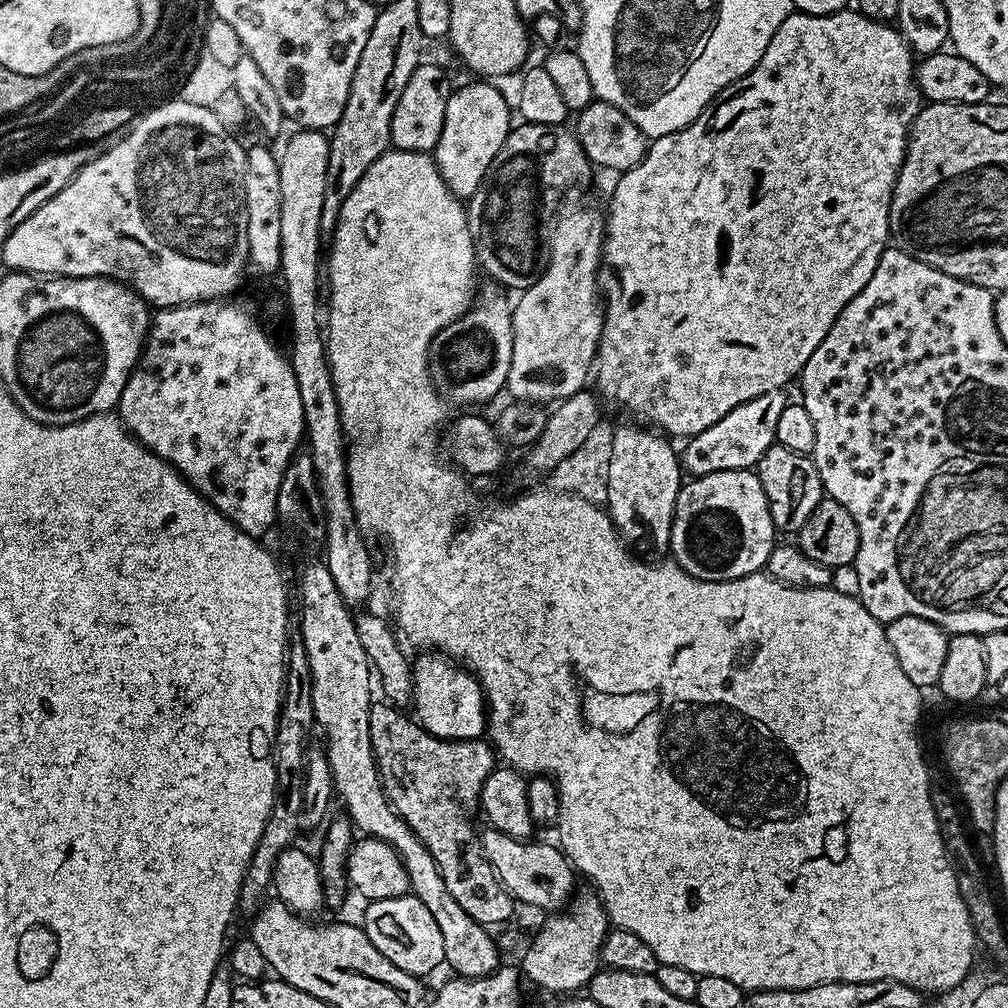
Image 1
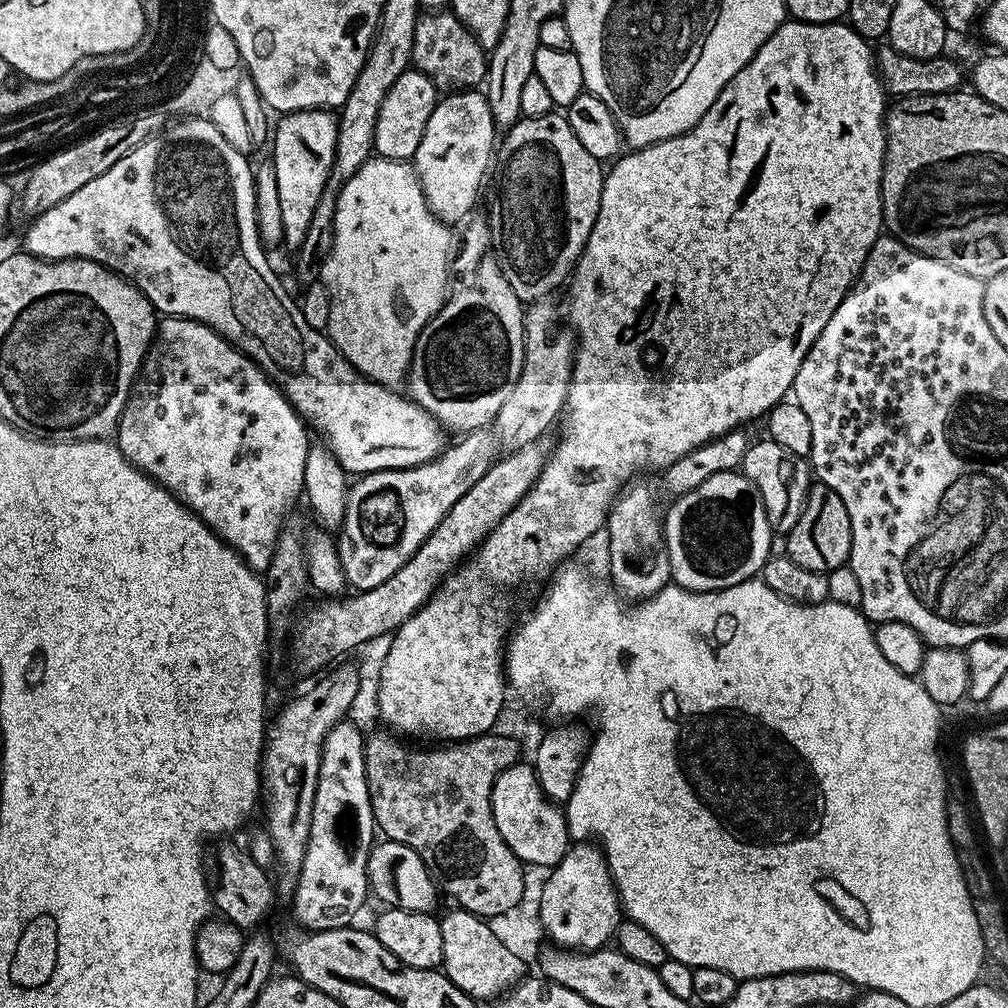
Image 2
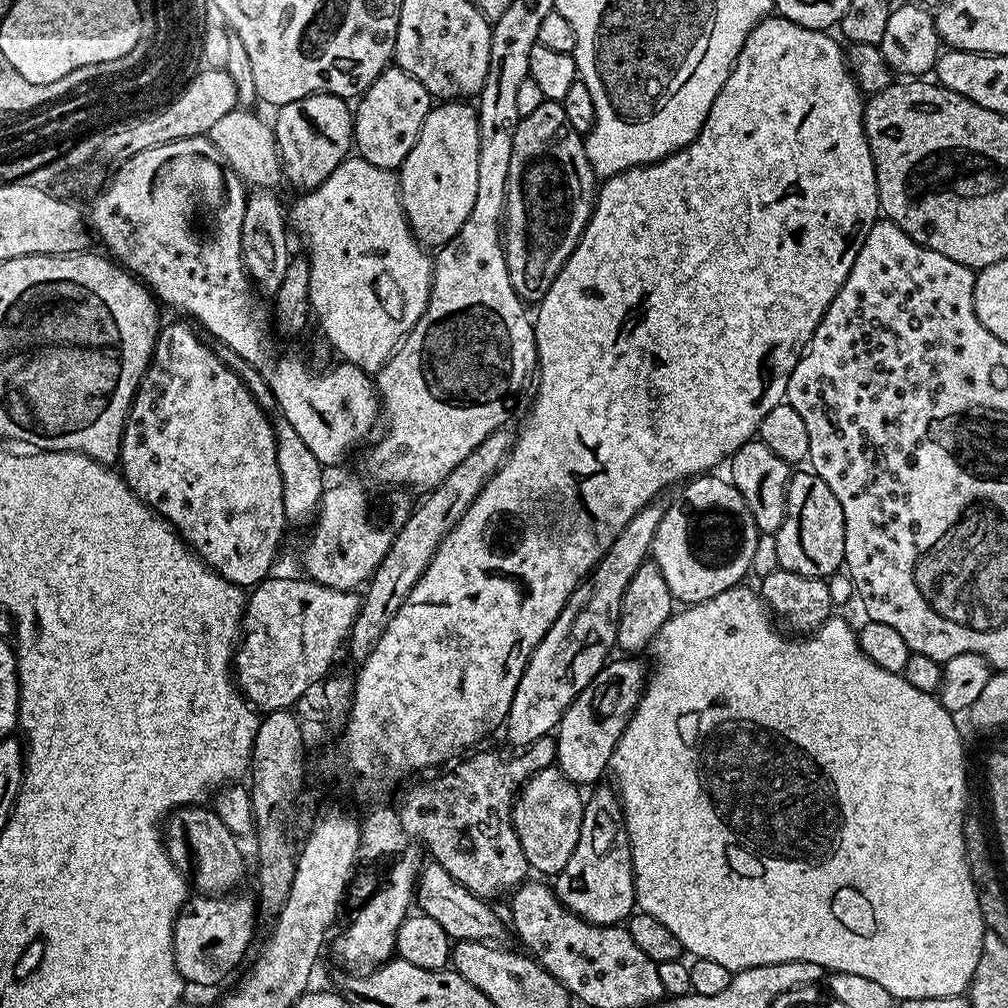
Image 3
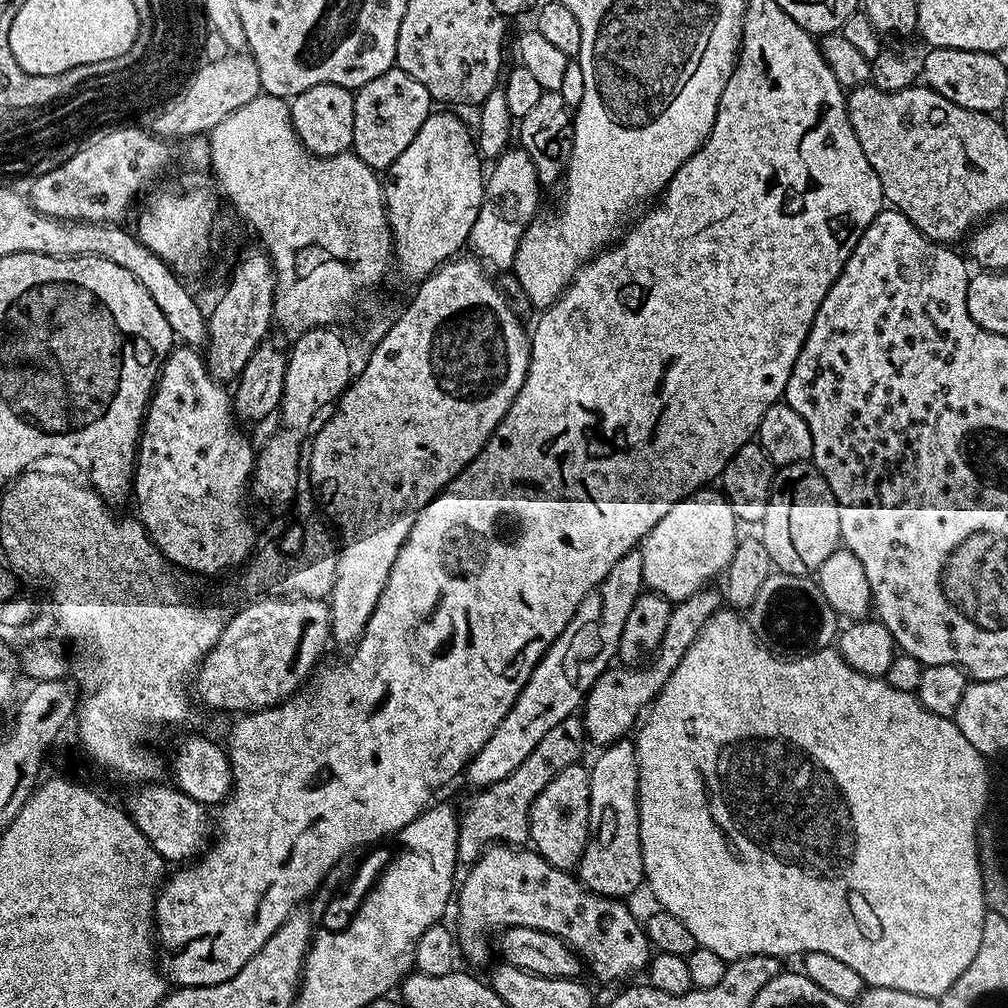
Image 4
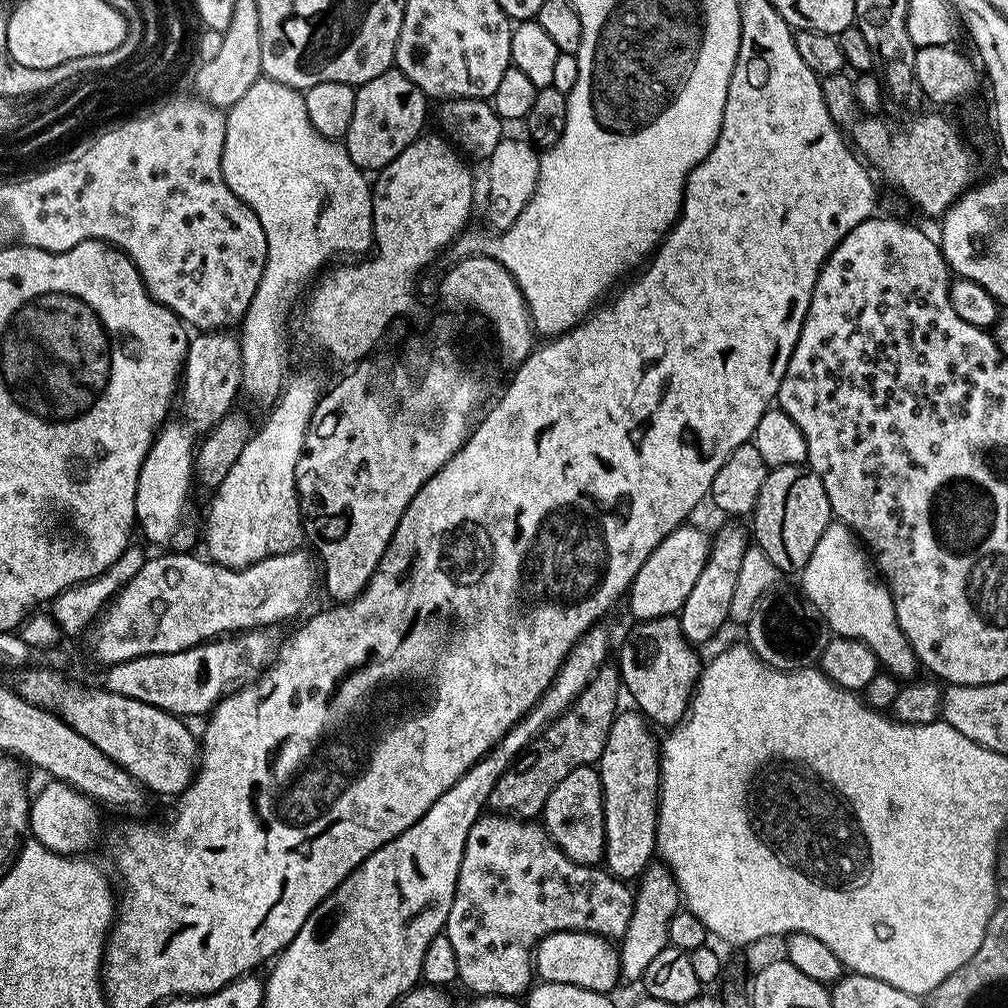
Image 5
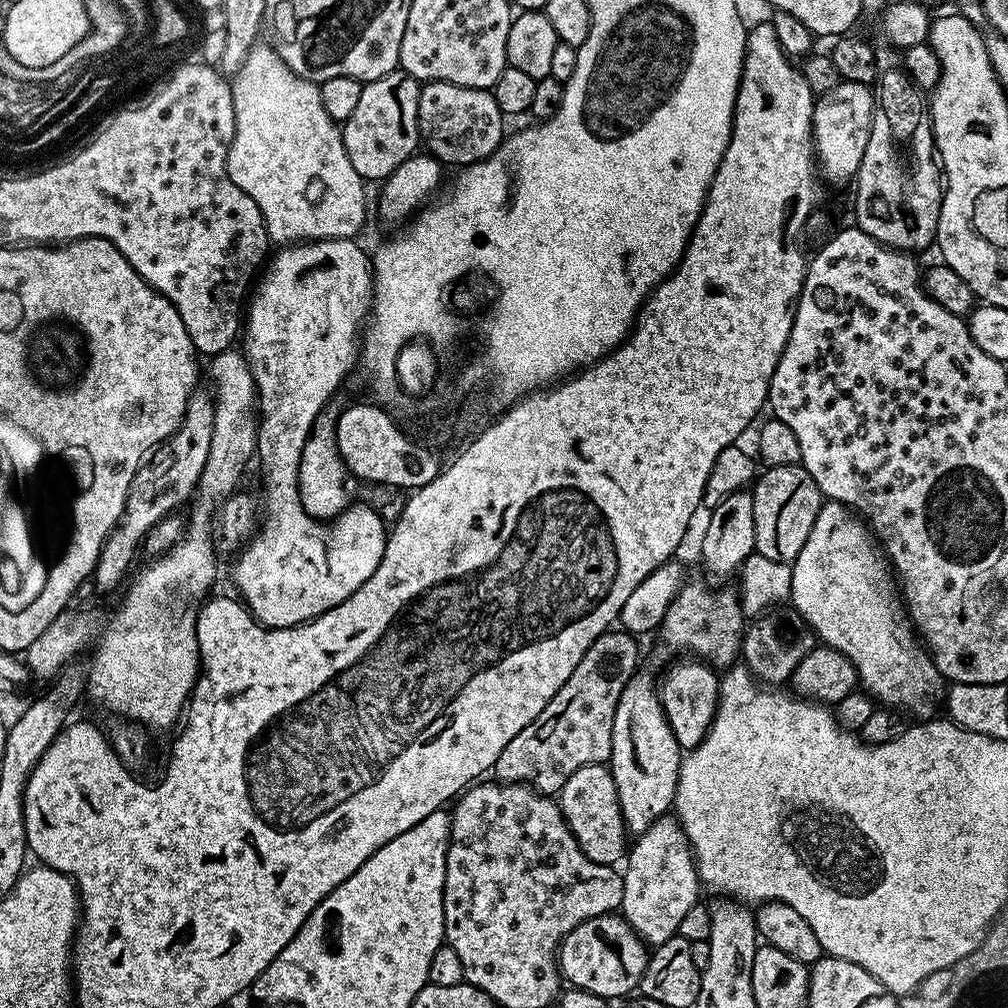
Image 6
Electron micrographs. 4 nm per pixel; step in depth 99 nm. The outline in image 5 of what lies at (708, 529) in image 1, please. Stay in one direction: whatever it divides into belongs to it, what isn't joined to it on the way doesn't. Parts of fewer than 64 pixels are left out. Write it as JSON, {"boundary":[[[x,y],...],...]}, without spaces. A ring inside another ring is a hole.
{"boundary":[[[681,526],[675,528],[668,537],[658,545],[642,562],[642,570],[632,579],[632,586],[627,593],[626,601],[632,607],[637,621],[653,620],[659,616],[671,616],[683,608],[690,590],[694,590],[694,582],[698,582],[698,574],[702,574],[702,566],[706,566],[710,547],[709,533],[700,528]]]}

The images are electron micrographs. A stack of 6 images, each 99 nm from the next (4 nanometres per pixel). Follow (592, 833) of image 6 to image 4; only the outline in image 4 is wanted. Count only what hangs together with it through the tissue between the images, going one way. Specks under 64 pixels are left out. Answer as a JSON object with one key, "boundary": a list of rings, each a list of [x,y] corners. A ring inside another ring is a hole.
{"boundary":[[[577,762],[566,766],[534,798],[532,809],[528,811],[528,840],[531,847],[546,862],[558,868],[572,870],[579,865],[588,841],[590,826],[590,778],[589,769]]]}

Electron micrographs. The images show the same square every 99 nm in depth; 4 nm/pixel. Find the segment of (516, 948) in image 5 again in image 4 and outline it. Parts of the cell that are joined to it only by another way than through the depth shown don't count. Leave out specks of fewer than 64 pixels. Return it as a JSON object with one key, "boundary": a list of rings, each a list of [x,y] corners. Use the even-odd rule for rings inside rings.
{"boundary":[[[489,846],[484,849],[484,852],[480,856],[479,860],[475,864],[471,865],[467,869],[468,877],[464,880],[464,885],[459,885],[458,895],[454,900],[454,912],[456,908],[456,920],[460,923],[460,932],[458,928],[458,948],[464,956],[472,964],[484,964],[488,960],[488,948],[490,952],[490,940],[487,940],[484,935],[488,932],[488,924],[493,924],[496,930],[503,930],[505,928],[514,928],[516,926],[526,926],[527,928],[533,928],[534,930],[542,930],[543,932],[549,932],[554,934],[558,938],[562,938],[564,943],[569,945],[573,952],[580,957],[581,961],[592,971],[592,976],[596,979],[596,982],[600,984],[614,984],[623,981],[623,976],[632,976],[635,972],[643,973],[647,969],[648,961],[650,959],[650,945],[648,942],[648,934],[643,923],[640,924],[636,921],[636,916],[627,908],[625,901],[620,898],[613,898],[610,896],[600,896],[597,892],[592,892],[589,888],[585,888],[580,883],[579,879],[571,871],[558,868],[553,864],[546,862],[544,858],[538,855],[534,850],[527,850],[520,846]]]}

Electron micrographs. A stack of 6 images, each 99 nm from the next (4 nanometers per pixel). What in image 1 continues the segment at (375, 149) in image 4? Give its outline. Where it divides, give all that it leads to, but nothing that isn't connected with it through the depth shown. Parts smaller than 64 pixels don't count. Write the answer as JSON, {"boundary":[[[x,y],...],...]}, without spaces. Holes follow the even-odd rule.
{"boundary":[[[421,62],[413,70],[401,98],[394,108],[390,122],[391,147],[401,152],[431,153],[438,138],[442,138],[442,122],[446,118],[446,102],[450,95],[448,76],[443,67],[435,62]]]}

